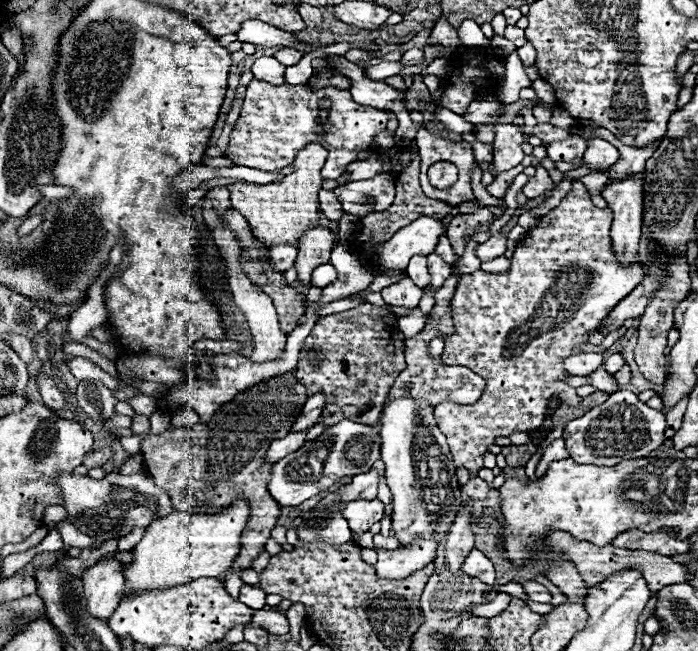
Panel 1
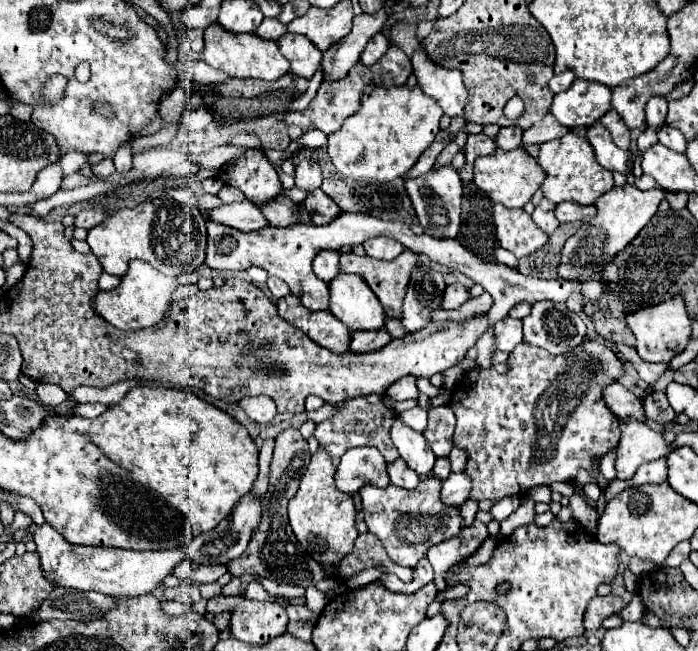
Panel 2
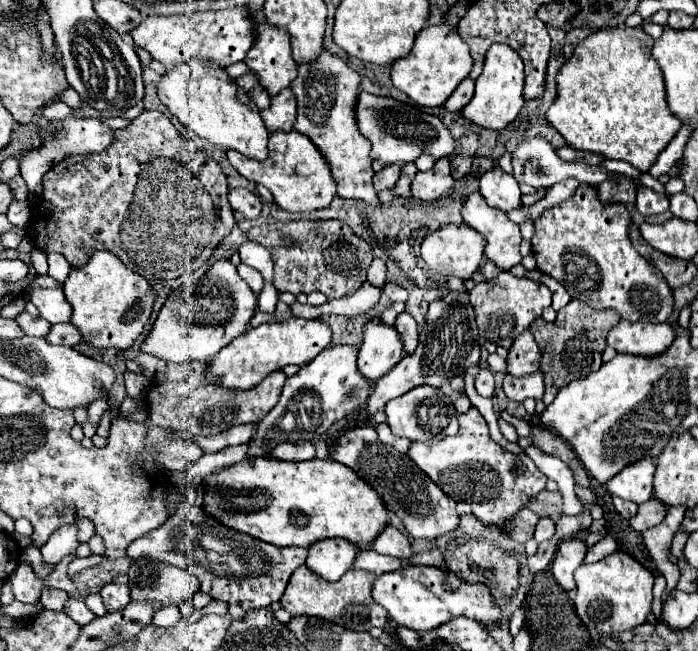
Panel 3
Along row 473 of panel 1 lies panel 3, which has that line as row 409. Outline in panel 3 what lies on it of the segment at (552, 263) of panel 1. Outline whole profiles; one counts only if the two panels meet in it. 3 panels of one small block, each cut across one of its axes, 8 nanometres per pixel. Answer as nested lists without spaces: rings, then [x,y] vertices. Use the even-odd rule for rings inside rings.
[[[478,408],[458,414],[460,432],[438,444],[412,444],[408,454],[436,484],[456,502],[466,502],[472,514],[488,526],[502,530],[506,520],[512,520],[538,492],[546,488],[548,478],[524,454],[502,450],[488,434],[488,426]]]

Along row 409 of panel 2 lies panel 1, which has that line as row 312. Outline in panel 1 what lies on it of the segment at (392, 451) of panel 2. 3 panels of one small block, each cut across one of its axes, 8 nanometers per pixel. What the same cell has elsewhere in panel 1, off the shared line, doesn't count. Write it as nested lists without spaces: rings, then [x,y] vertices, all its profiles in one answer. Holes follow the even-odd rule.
[[[364,302],[358,308],[330,314],[316,322],[300,350],[296,378],[306,386],[308,396],[324,392],[326,400],[330,400],[324,406],[326,418],[322,418],[326,426],[346,418],[374,426],[380,418],[390,384],[394,384],[404,368],[404,334],[398,330],[398,318],[384,308]]]

